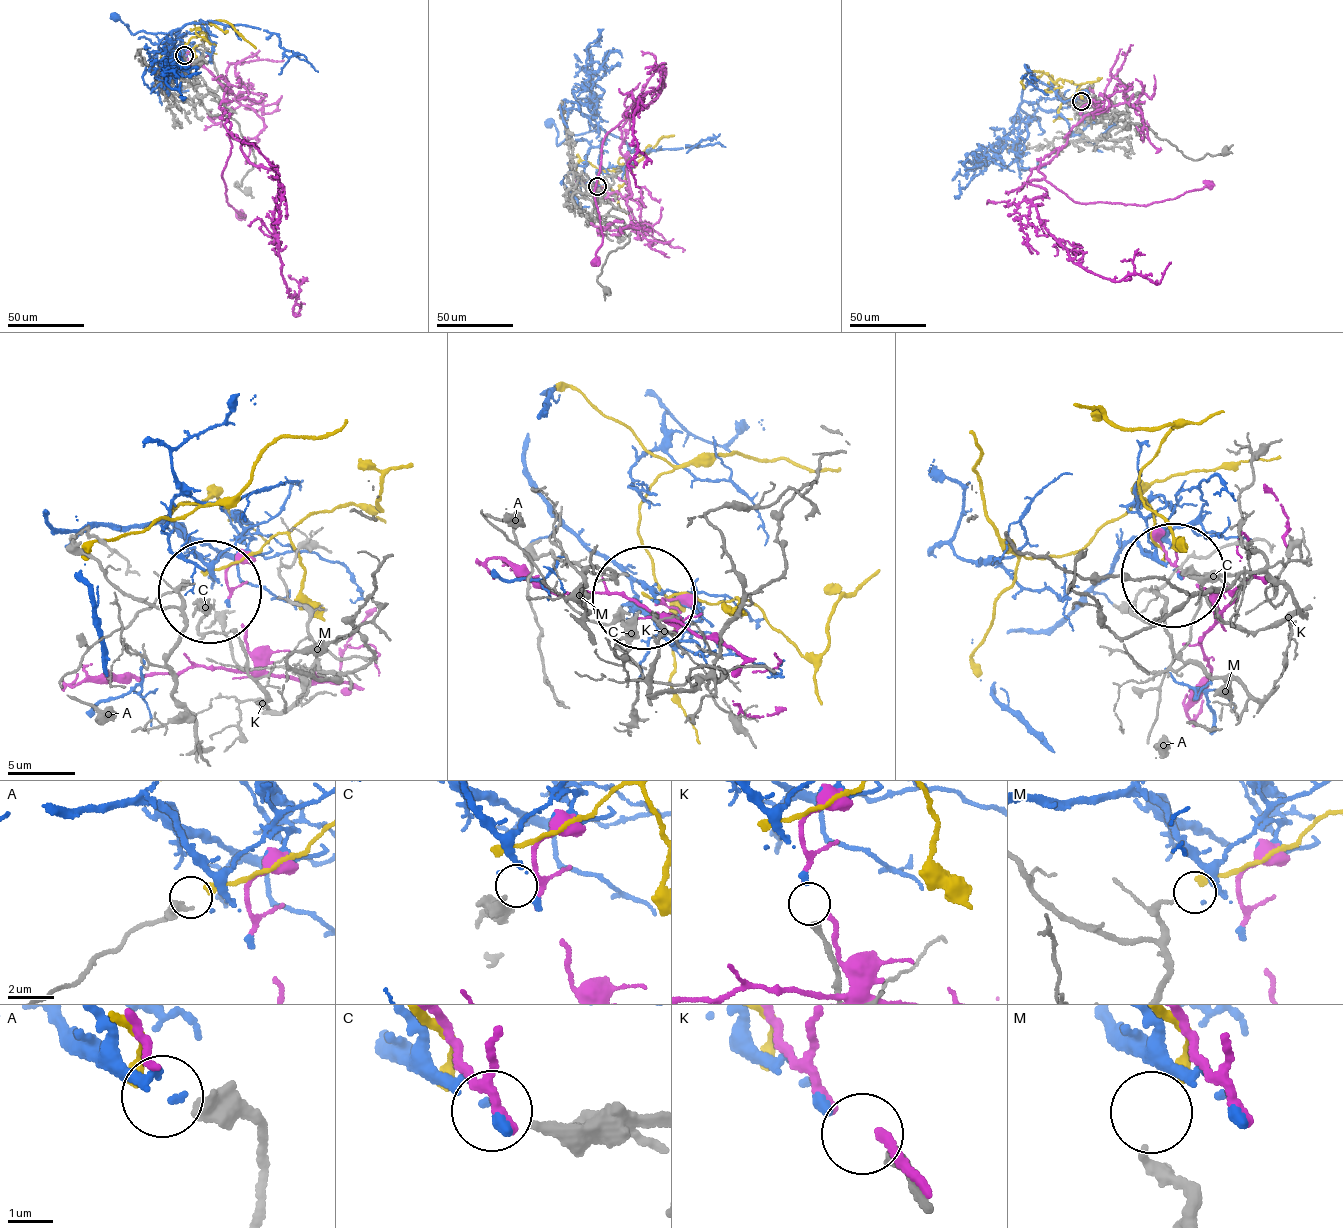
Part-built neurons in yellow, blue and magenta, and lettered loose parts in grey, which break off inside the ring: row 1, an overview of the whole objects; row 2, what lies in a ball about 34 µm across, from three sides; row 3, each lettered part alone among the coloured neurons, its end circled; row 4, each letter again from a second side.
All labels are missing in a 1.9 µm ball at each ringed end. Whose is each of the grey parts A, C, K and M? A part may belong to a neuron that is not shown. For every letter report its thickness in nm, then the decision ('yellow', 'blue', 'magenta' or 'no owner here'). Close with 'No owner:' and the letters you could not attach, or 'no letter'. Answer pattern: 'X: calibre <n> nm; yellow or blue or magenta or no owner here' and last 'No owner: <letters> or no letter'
A: calibre 480 nm; yellow
C: calibre 320 nm; no owner here
K: calibre 280 nm; blue
M: calibre 190 nm; no owner here
No owner: C, M

